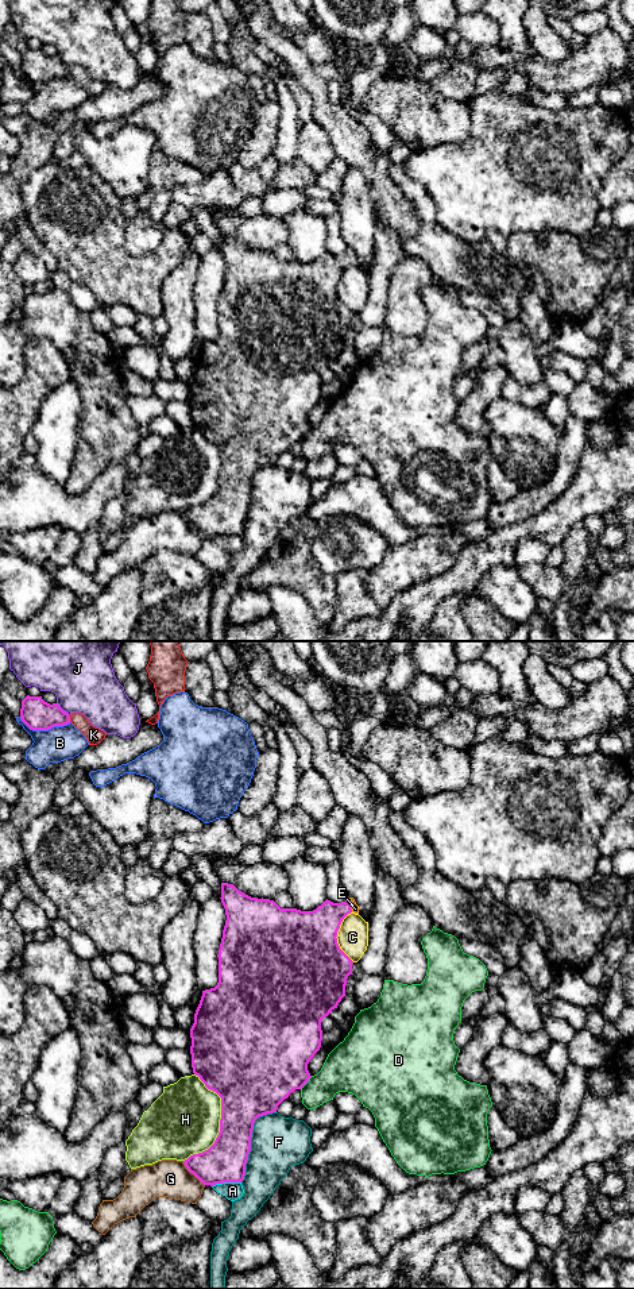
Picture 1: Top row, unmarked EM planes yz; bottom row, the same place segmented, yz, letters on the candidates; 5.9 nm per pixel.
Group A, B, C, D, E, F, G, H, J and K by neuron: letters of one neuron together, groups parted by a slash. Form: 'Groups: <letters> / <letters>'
Groups: A / B / C / D / E / F / G / H / J / K

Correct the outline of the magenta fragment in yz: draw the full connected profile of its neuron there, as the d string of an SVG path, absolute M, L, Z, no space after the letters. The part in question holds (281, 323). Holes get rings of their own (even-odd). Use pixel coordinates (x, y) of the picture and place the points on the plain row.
M221 235L220 251L227 273L217 306L219 335L202 343L190 381L193 425L221 449L220 485L208 502L183 513L190 525L210 539L244 532L255 472L277 464L278 458L312 429L308 416L321 400L321 373L337 360L352 327L353 313L340 301L337 283L348 266L359 266L353 250L341 255L326 251L313 263L301 263L281 260L270 251L251 250L228 235Z

